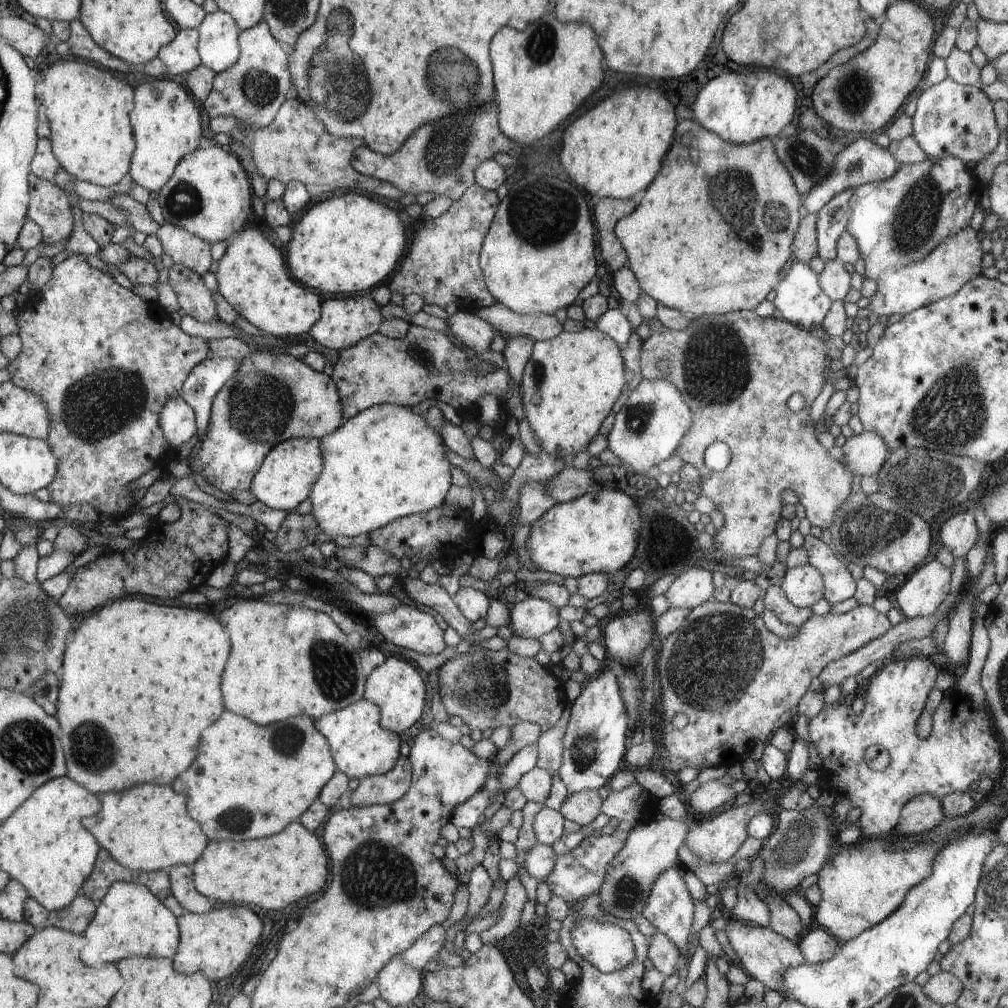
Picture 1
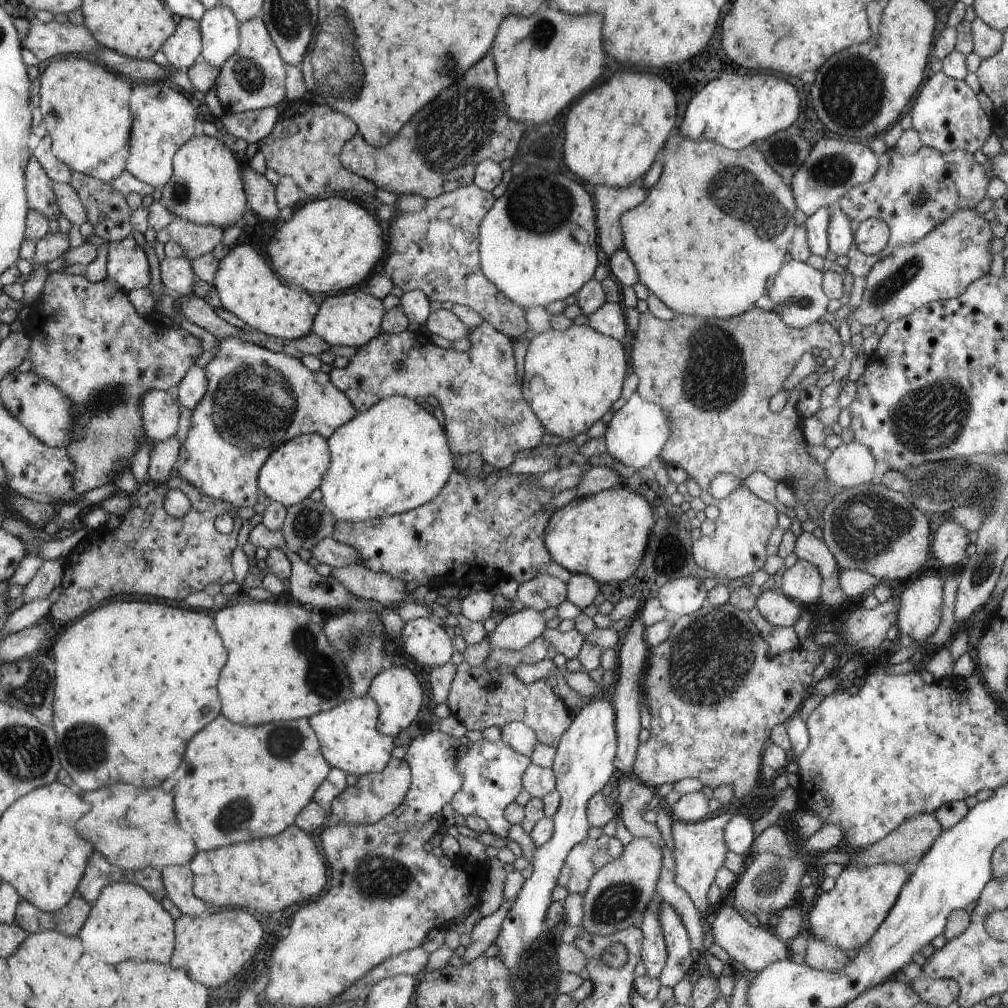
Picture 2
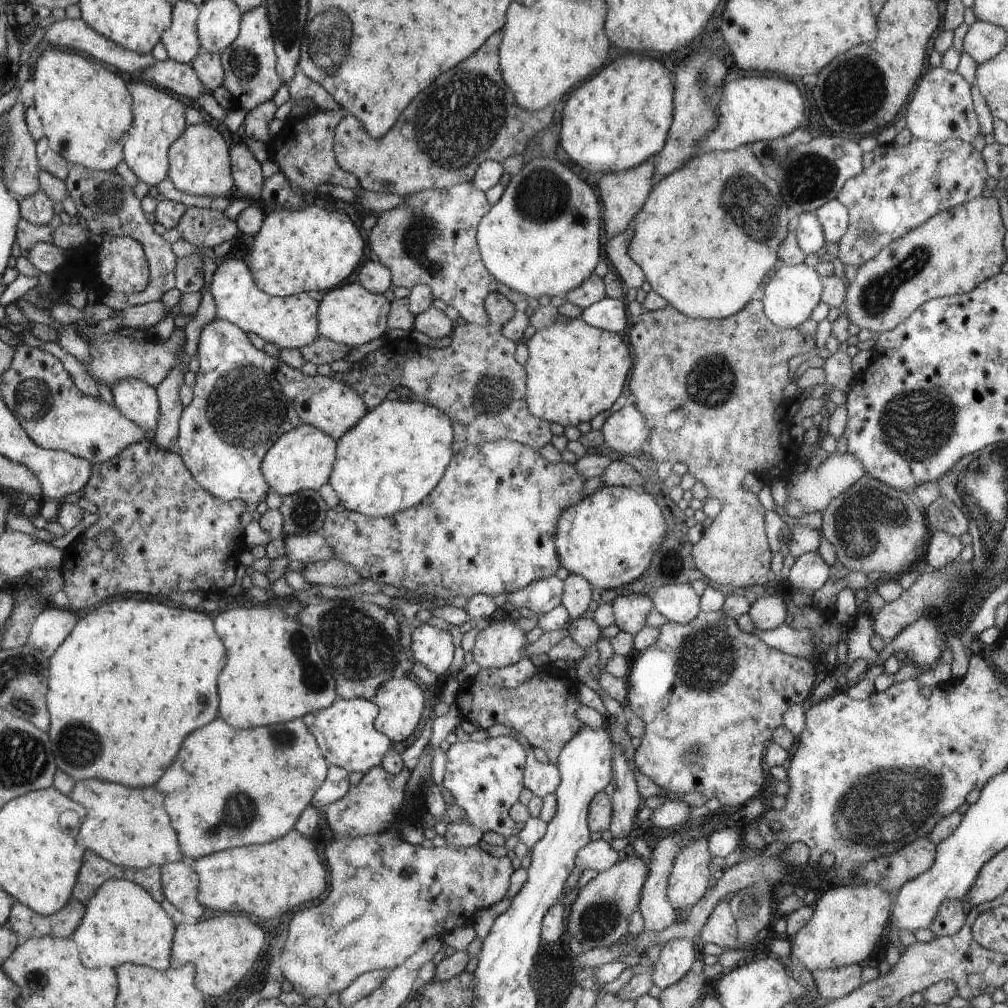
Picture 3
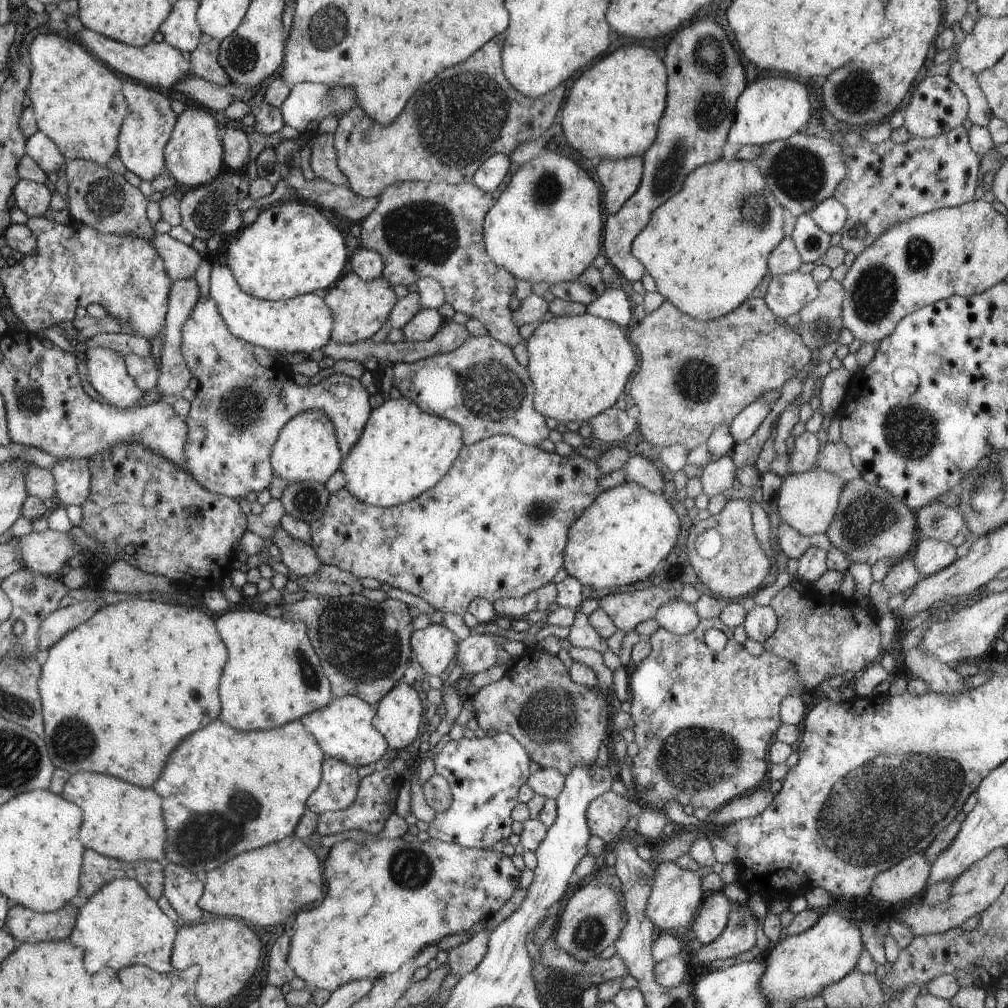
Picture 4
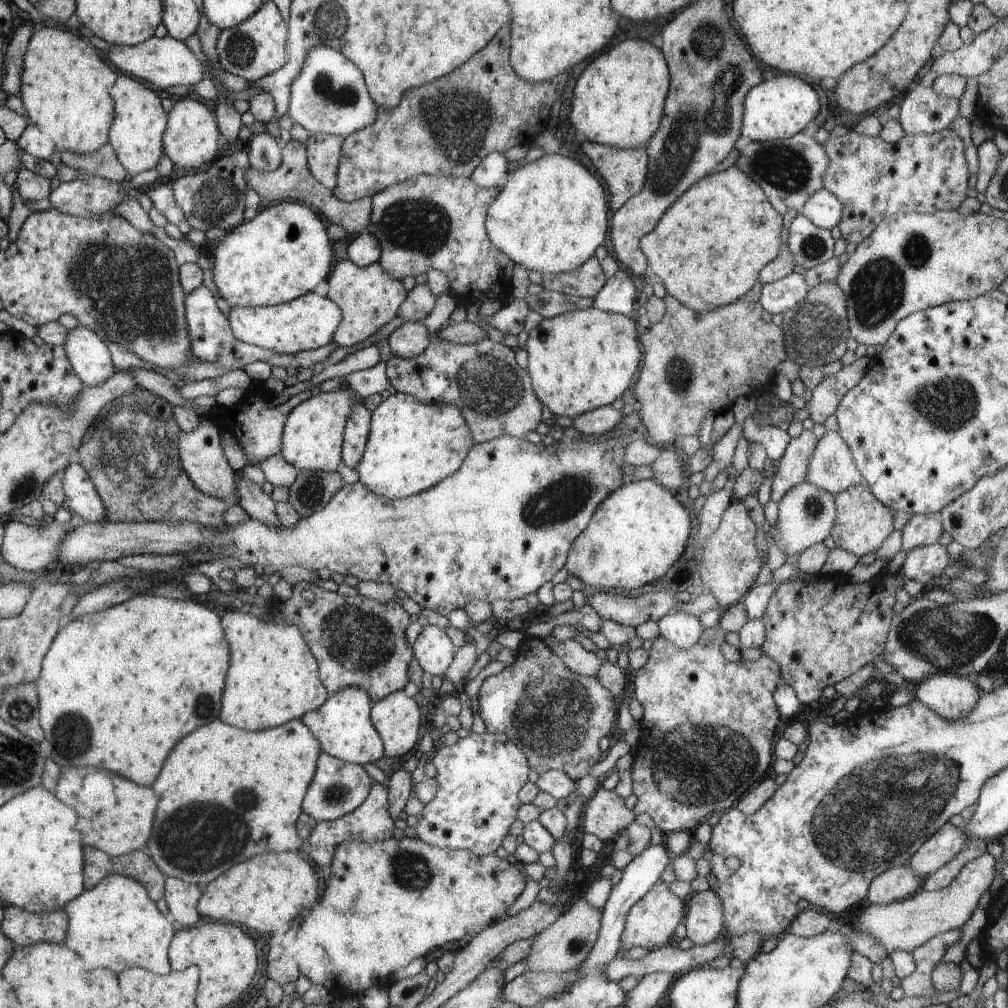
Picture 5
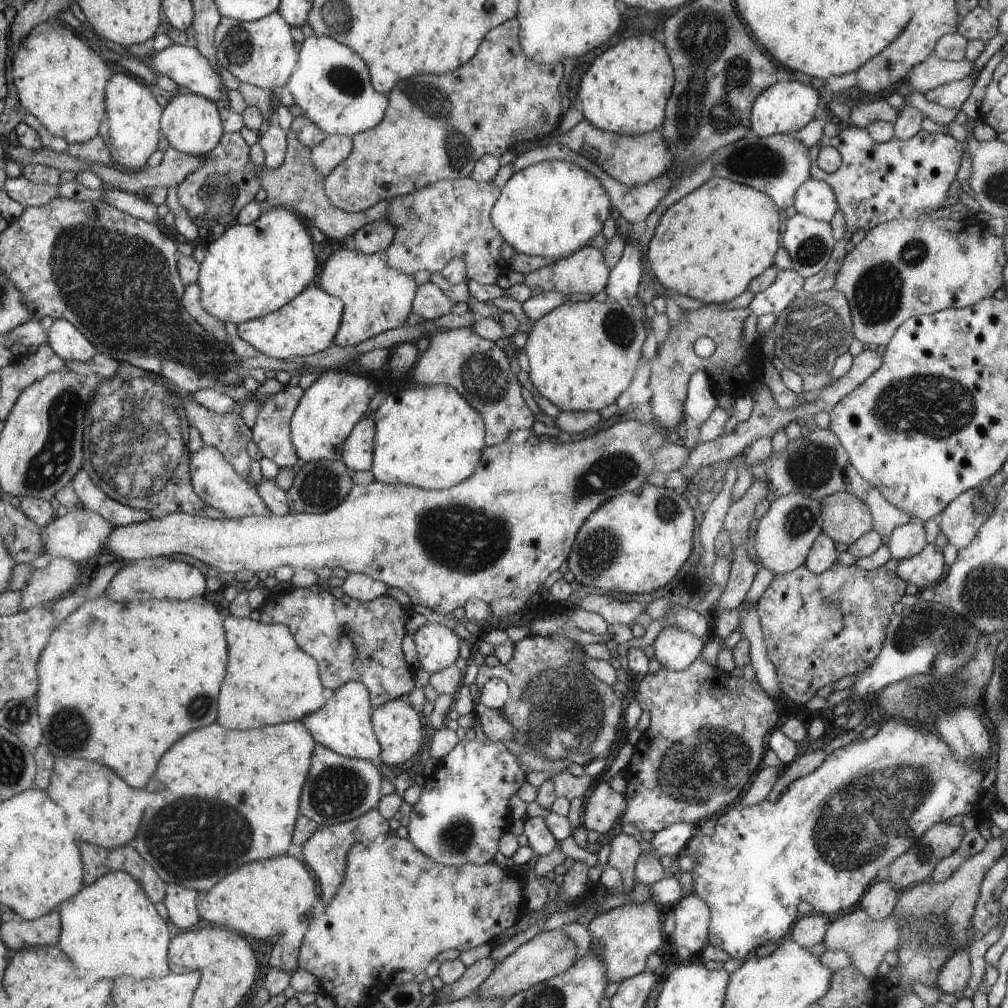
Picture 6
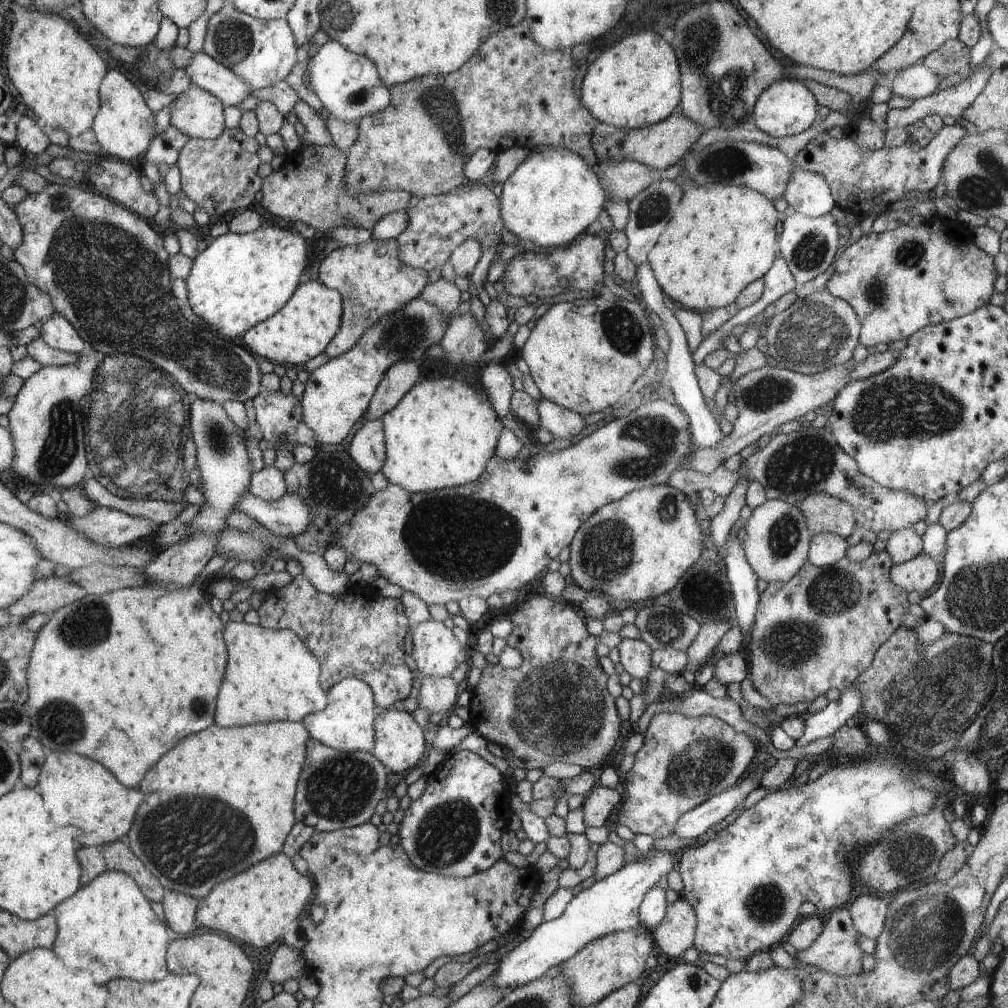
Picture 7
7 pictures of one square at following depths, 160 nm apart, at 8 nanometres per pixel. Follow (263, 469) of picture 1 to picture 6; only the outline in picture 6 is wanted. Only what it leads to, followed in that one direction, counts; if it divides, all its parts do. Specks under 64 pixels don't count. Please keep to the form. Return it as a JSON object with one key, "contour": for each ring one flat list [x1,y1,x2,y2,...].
{"contour":[[338,368,323,370,322,375,304,391,291,418,291,437,298,457,306,463,342,459,343,445,351,430,363,420,376,392,378,390,374,386,373,376,339,371]]}

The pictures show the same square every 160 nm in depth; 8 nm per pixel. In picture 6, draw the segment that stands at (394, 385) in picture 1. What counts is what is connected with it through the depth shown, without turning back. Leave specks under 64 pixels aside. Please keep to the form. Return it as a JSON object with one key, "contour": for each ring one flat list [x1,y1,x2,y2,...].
{"contour":[[472,326,446,329,434,334,428,350,421,353,406,378,414,378,417,386,453,386,476,410,486,423,486,443,491,447,507,440,515,430,531,429,534,422,522,394,520,382,510,370,504,352,491,340,482,338]]}

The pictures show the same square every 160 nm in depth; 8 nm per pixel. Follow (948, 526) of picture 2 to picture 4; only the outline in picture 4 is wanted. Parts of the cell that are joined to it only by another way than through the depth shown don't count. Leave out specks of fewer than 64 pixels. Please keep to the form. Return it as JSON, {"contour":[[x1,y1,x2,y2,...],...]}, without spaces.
{"contour":[[922,538,916,542,911,556,922,578,944,570,958,558,952,543]]}

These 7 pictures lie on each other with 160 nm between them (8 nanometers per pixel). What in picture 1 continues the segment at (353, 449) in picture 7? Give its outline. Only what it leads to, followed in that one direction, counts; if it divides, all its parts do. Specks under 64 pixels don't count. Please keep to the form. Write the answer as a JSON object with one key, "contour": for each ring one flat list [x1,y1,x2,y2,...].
{"contour":[[263,349,248,354,236,374,224,383,211,406,211,417,204,438,197,444,198,453,189,464,191,472,202,476,210,486,232,496,236,490,250,490,253,478,272,447,300,437,321,439,338,430,346,417,338,384,332,376,313,370,293,355]]}

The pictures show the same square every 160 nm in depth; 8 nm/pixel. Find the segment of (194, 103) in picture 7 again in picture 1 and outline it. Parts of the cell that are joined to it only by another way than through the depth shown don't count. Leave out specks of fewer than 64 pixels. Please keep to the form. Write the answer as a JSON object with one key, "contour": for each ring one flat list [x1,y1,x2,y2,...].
{"contour":[[217,143,187,154,156,197,166,222,206,239,210,244,235,236,252,210,252,188,242,164]]}

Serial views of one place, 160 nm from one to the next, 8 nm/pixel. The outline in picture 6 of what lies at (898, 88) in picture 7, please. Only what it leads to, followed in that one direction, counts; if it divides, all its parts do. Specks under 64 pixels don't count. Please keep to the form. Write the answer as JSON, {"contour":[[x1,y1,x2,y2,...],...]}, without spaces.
{"contour":[[931,54,926,60,908,71,907,83,914,91,927,93,939,86,961,81,970,76,974,70,974,63,962,59,961,61,947,61]]}

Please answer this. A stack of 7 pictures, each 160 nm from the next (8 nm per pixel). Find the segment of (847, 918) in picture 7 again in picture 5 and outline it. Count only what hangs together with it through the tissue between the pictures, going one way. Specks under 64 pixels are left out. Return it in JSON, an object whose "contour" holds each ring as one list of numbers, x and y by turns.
{"contour":[[986,850,982,856,968,862,946,888,937,891,920,889,908,898,889,905,868,905,848,925,858,932,873,936,878,944,882,944,888,956,895,950,911,953,933,936,964,926,972,912,984,905,995,877,994,864,994,857]]}

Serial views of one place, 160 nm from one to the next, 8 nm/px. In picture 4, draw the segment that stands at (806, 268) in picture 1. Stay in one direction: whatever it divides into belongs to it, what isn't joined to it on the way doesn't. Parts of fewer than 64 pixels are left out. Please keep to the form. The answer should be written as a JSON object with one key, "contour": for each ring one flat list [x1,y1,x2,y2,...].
{"contour":[[794,271,772,277,763,299,776,318,783,322,787,316,800,312,818,293,819,284,814,282,810,273]]}

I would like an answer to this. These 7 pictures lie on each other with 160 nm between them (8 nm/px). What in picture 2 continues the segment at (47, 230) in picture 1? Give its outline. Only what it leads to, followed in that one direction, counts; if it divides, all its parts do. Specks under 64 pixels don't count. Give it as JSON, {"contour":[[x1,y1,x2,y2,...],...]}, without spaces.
{"contour":[[32,157,26,168,27,202,30,208,44,213,49,220,59,218,60,206,54,191,54,182,40,164,39,159]]}

